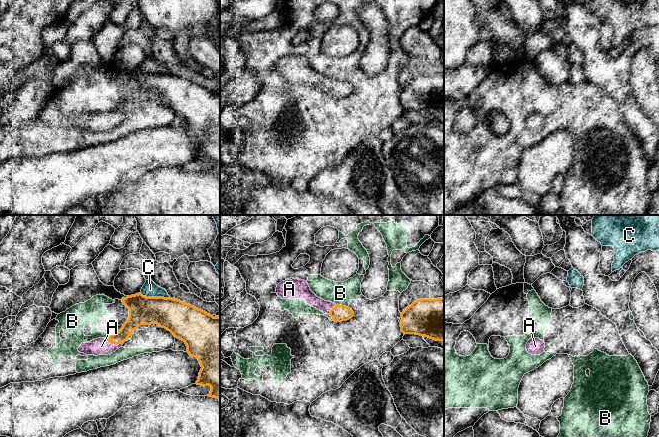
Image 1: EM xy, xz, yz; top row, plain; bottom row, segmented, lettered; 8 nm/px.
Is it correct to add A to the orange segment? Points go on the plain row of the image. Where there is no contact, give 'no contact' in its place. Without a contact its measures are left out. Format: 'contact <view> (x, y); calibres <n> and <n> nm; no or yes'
contact xy (113, 119); calibres 110 and 140 nm; yes

